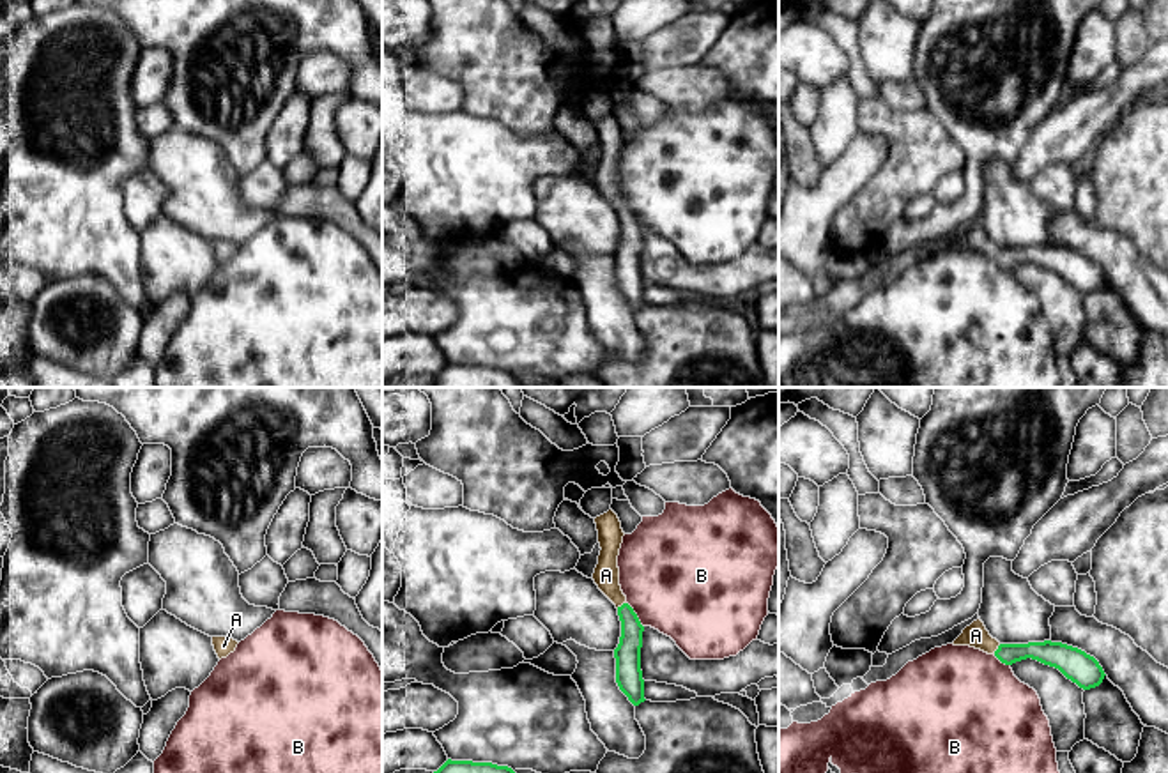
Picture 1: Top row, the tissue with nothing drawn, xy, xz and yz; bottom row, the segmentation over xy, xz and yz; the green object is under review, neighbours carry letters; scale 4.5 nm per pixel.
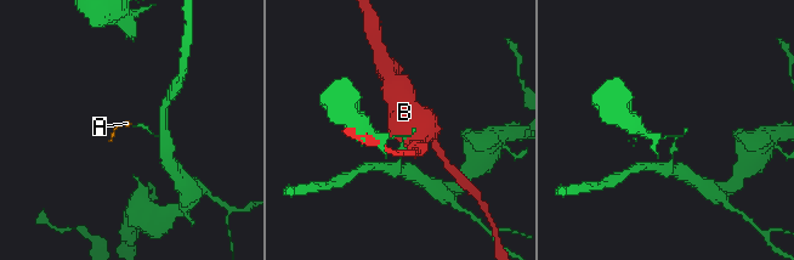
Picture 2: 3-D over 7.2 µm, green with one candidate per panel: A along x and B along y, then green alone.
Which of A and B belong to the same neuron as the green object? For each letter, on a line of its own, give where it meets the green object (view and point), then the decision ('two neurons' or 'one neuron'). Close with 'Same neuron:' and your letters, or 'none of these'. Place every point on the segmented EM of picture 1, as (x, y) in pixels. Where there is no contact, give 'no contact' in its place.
A: yz (997, 650) | one neuron
B: xz (636, 614) | two neurons
Same neuron: A

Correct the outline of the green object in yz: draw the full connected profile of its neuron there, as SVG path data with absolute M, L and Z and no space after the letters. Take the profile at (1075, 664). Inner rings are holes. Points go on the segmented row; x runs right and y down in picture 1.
M980 619L966 626L952 644L970 646L987 654L995 654L1005 665L1012 665L1026 658L1037 660L1058 669L1067 679L1083 690L1099 686L1106 676L1094 656L1062 642L1044 640L1028 644L1000 644L989 635Z

